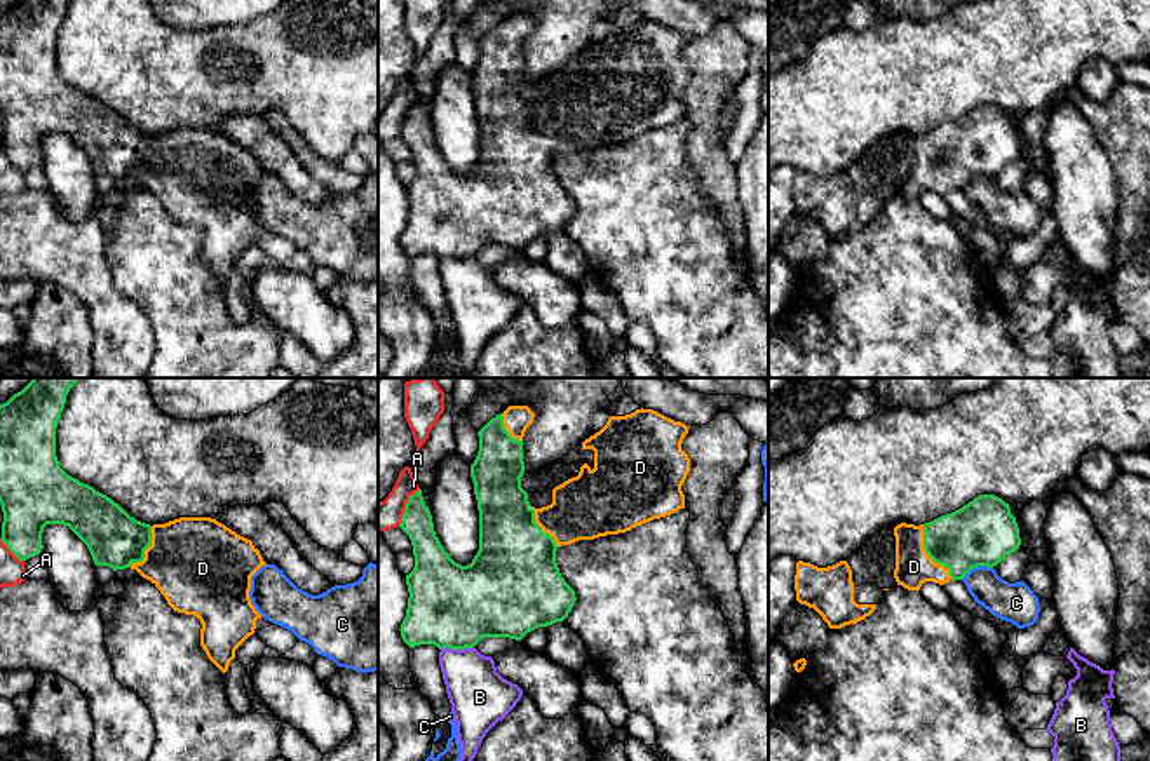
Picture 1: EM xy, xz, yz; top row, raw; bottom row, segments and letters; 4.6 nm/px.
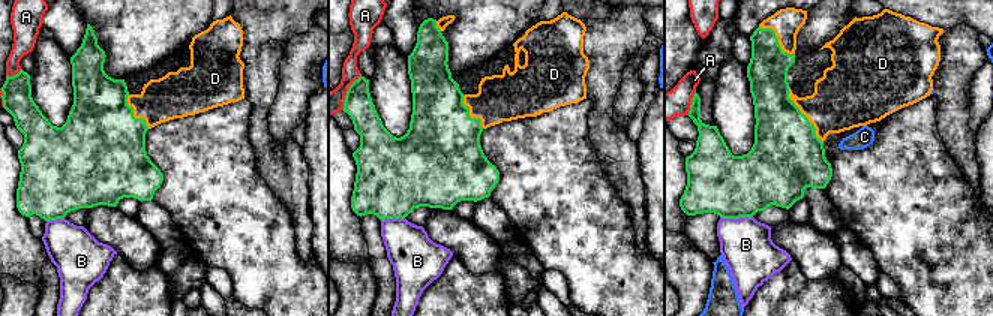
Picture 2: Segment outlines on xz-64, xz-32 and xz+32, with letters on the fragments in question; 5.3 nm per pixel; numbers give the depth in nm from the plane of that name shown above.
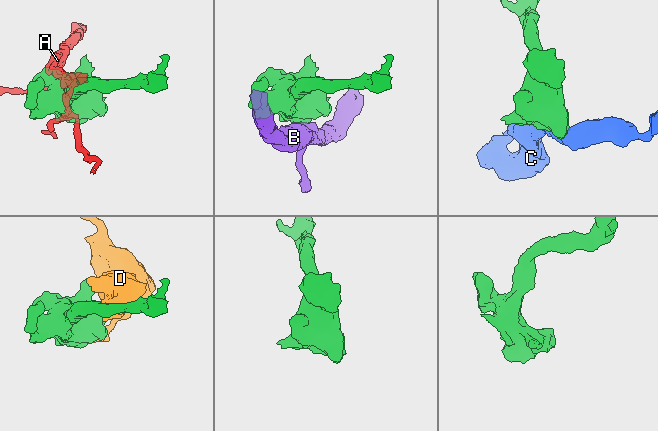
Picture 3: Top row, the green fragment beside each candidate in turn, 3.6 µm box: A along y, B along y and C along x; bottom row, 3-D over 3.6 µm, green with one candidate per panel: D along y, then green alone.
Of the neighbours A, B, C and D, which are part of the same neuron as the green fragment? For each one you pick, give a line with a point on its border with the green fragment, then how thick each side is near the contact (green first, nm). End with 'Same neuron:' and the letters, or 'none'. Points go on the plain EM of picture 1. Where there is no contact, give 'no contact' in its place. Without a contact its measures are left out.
D: contact yz (927, 164); calibres 280 and 170 nm
Same neuron: D

